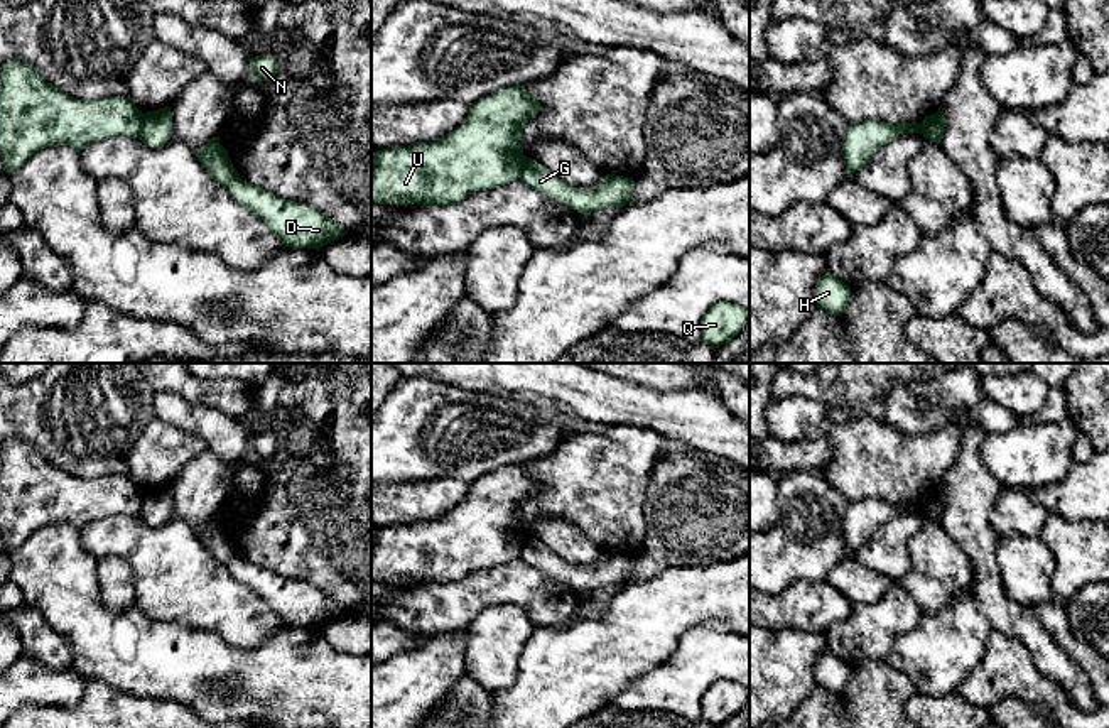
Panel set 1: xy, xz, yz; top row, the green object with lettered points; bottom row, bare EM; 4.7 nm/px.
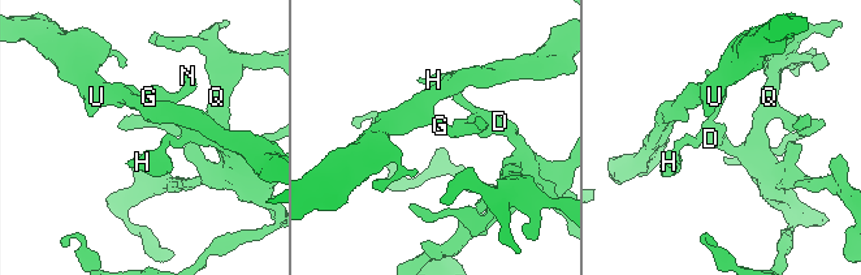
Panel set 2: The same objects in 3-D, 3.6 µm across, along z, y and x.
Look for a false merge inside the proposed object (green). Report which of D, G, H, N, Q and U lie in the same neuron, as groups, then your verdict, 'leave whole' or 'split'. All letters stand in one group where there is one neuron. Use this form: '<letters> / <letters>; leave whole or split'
D G H N Q / U; split

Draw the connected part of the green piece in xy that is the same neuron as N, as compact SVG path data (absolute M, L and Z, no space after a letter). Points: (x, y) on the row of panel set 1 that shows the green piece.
M260 54L252 57L250 76L255 81L270 81L279 73L279 62L272 54Z

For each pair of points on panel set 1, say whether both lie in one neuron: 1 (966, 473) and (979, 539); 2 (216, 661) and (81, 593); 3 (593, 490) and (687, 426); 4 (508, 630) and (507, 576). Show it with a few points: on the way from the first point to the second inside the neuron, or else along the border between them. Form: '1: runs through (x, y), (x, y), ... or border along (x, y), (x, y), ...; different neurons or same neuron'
1: runs through (969, 490), (969, 522); same neuron
2: runs through (181, 661), (142, 657), (112, 629); same neuron
3: border along (630, 424), (657, 429), (674, 445); different neurons
4: border along (471, 620), (492, 605), (517, 605), (534, 625); different neurons

